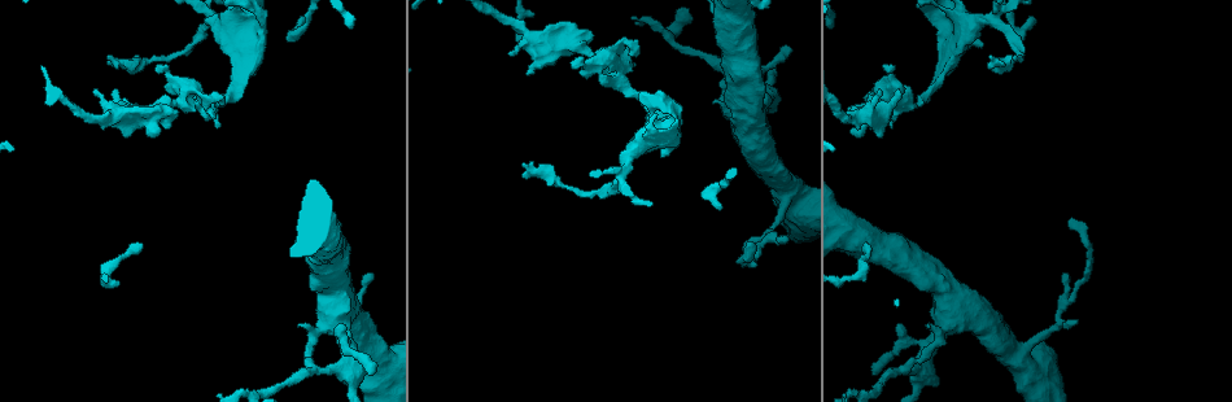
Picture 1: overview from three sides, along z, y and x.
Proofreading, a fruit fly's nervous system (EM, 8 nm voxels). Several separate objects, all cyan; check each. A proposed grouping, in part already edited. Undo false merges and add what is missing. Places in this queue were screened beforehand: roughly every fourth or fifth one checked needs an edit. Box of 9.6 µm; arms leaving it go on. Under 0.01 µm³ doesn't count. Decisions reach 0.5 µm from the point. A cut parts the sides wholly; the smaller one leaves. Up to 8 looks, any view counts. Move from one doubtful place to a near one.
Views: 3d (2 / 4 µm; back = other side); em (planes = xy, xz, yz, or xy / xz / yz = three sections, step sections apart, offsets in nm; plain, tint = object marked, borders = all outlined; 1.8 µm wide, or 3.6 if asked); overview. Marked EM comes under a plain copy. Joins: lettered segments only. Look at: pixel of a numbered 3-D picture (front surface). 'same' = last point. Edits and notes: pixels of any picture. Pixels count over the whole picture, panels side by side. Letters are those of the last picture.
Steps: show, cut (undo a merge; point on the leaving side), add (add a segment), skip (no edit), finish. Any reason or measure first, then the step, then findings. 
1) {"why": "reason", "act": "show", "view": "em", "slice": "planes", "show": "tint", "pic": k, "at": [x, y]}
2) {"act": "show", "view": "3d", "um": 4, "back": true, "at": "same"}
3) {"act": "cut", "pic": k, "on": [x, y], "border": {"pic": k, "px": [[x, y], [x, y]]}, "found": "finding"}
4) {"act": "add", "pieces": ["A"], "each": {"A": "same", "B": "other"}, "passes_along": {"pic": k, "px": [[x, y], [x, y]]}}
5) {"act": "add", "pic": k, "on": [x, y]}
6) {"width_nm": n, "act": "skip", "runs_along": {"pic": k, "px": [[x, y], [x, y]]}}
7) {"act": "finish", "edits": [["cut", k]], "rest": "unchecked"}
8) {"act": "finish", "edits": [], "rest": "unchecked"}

{"why": "thin end", "act": "show", "view": "em", "slice": "planes", "show": "borders", "pic": 1, "at": [141, 245]}

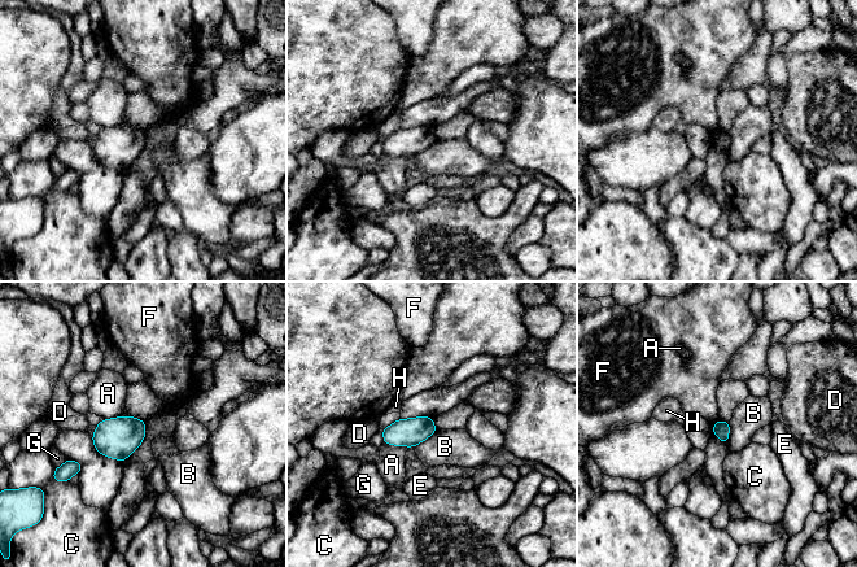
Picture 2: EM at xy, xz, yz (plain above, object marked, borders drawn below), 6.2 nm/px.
{"act": "skip", "each": {"A": "other", "B": "other", "C": "other", "D": "other", "E": "other", "F": "other", "G": "other", "H": "other"}, "border": {"pic": 2, "px": [[437, 430], [412, 446]]}, "found": "no lettered segment goes on from it"}

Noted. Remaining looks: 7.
{"why": "an open end", "act": "show", "view": "em", "um": 3.6, "slice": "yz", "step": 16, "show": "borders", "pic": 1, "at": [784, 45]}

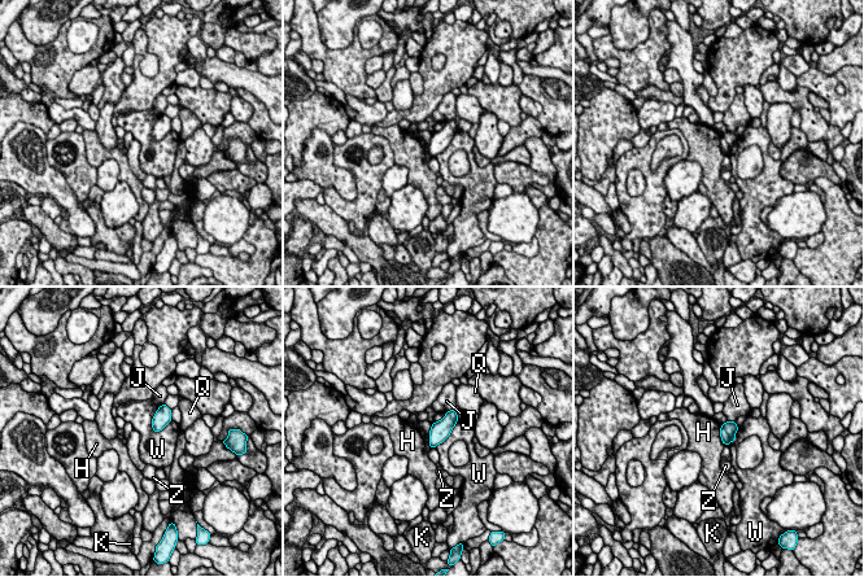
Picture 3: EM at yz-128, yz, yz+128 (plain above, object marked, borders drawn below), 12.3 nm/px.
{"why": "cut it another way", "act": "show", "view": "em", "um": 3.6, "slice": "planes", "show": "borders", "at": "same"}

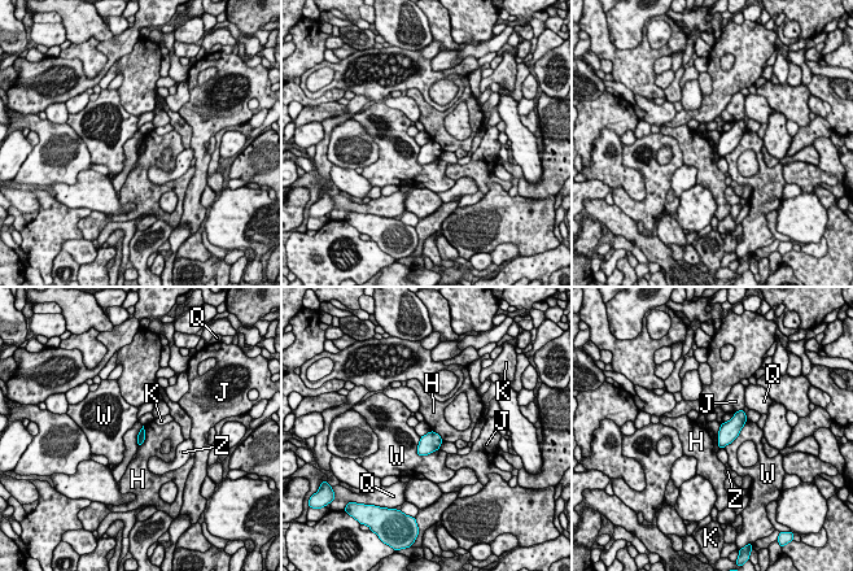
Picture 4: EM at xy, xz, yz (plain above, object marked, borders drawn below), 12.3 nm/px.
{"act": "skip", "each": {"H": "other", "J": "other", "K": "other", "Q": "other", "W": "other", "Z": "other"}, "border": {"pic": 4, "px": [[144, 426], [144, 441], [139, 447]]}, "found": "none of them fits"}

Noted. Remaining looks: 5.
{"why": "free end", "act": "show", "view": "3d", "um": 4, "pic": 1, "at": [301, 325]}

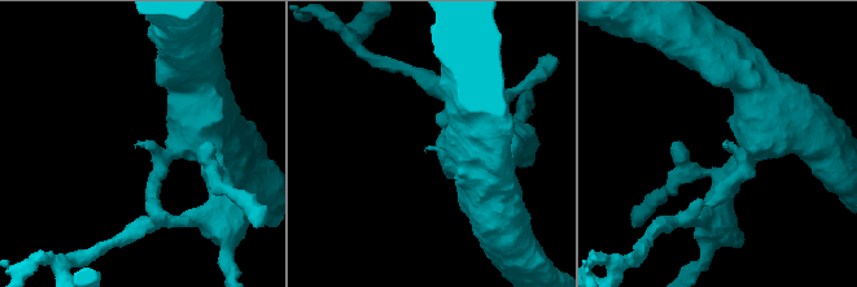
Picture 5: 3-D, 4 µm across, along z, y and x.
{"act": "show", "view": "em", "slice": "planes", "show": "borders", "pic": 5, "at": [134, 144]}

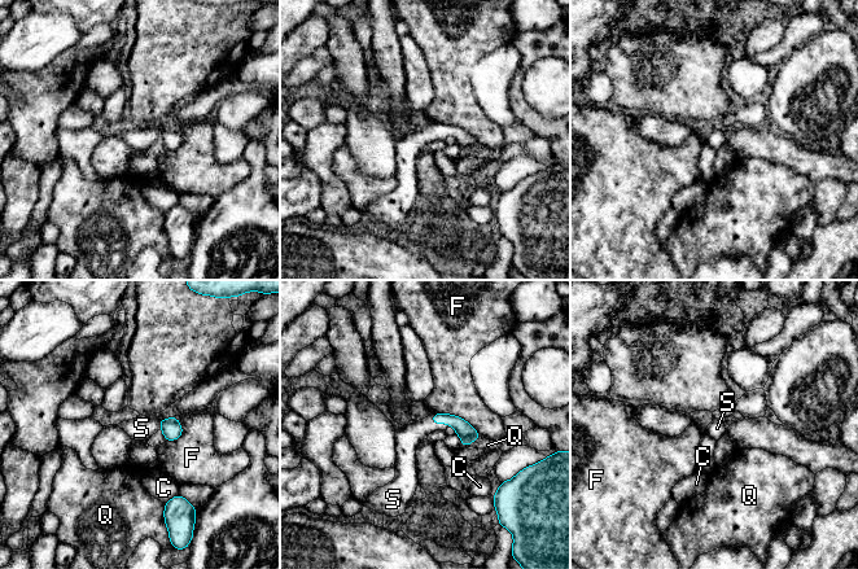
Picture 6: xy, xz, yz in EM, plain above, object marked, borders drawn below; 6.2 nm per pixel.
{"act": "add", "pieces": ["S"], "each": {"C": "other", "F": "other", "Q": "other", "S": "same"}, "passes_along": {"pic": 6, "px": [[467, 433], [441, 423], [406, 440]]}, "found": "it goes on there"}

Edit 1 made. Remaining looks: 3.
{"act": "finish", "edits": [["add", 6]], "rest": "unchecked"}

